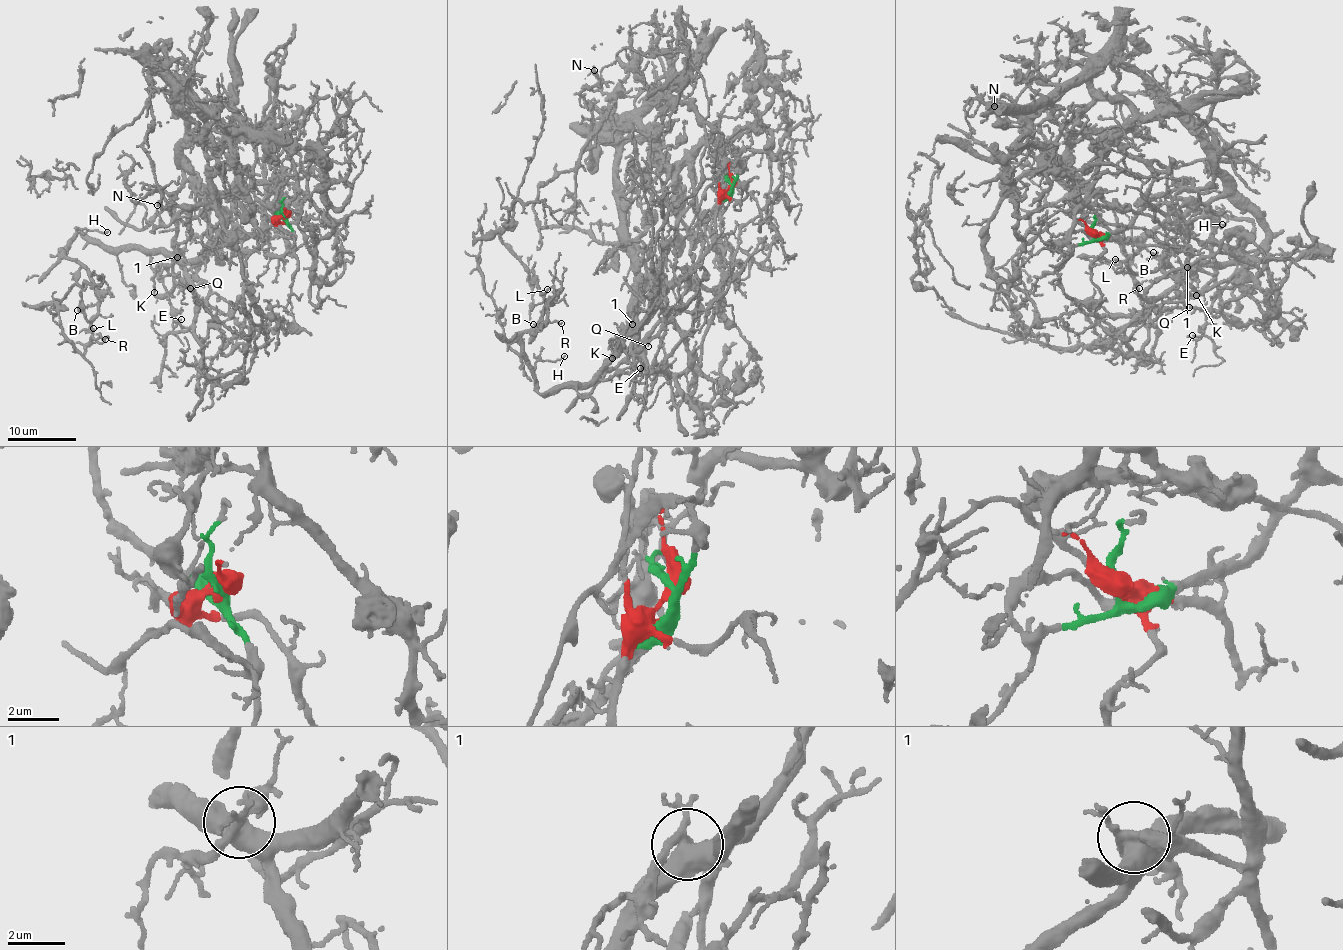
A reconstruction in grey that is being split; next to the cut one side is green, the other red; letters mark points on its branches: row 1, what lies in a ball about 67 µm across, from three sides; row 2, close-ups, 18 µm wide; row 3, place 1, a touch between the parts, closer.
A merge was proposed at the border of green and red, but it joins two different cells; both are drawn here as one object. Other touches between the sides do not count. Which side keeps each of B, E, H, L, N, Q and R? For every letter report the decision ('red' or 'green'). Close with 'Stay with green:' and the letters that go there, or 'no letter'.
B: red
E: red
H: red
L: red
N: green
Q: green
R: red
Stay with green: N, Q

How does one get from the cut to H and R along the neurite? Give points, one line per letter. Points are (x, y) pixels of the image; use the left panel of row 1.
H: (286, 214), (249, 250), (188, 260), (75, 234), (107, 231)
R: (286, 214), (249, 250), (188, 260), (103, 249), (75, 229), (66, 256), (97, 294), (91, 341), (104, 339)

